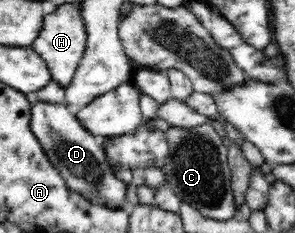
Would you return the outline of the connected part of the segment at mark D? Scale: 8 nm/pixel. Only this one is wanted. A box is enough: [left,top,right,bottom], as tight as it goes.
[28,102,128,208]

